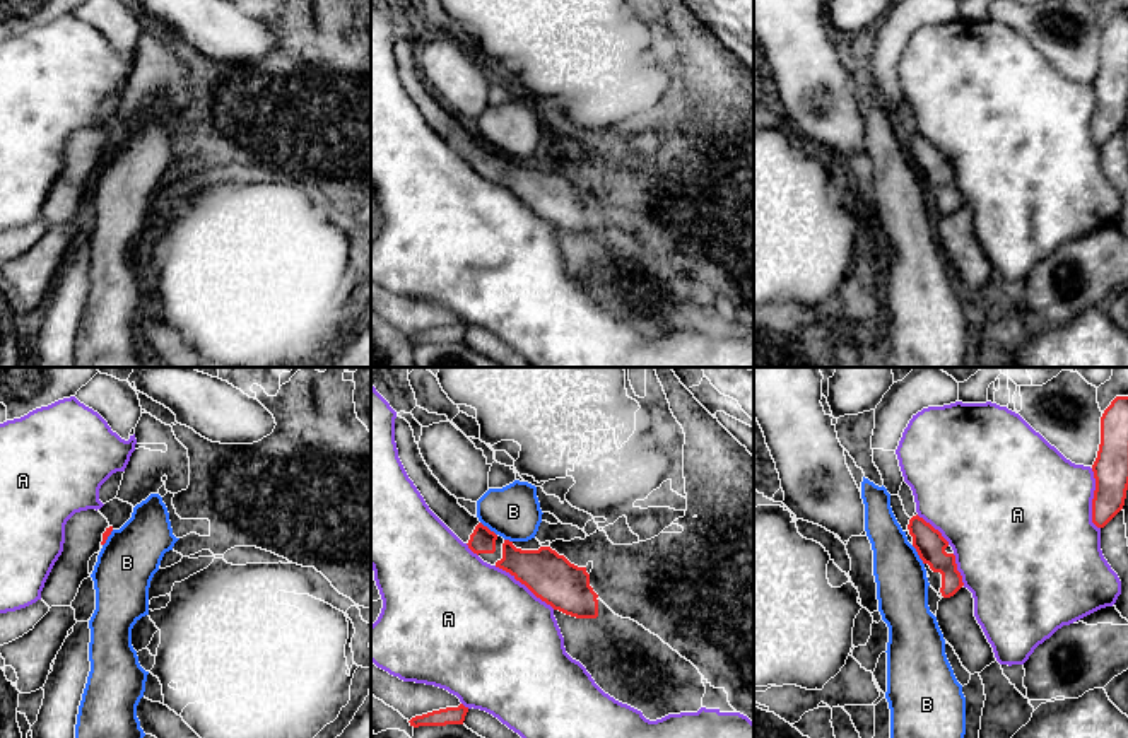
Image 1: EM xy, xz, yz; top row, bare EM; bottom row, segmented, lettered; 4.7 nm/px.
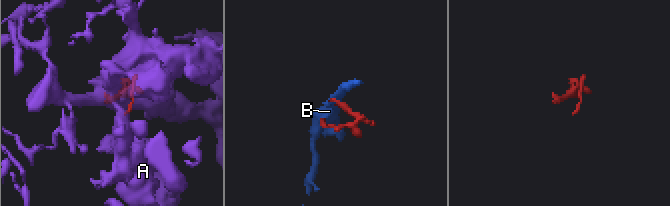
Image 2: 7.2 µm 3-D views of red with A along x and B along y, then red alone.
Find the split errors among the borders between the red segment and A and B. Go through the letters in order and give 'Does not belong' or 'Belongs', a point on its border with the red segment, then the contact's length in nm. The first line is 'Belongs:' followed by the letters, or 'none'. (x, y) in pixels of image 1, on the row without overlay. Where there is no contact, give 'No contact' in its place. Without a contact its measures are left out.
Belongs: none
A: Does not belong. Touches red at yz (1092, 117). Shared border 300 nm
B: Does not belong. Touches red at yz (918, 171). Shared border 110 nm

